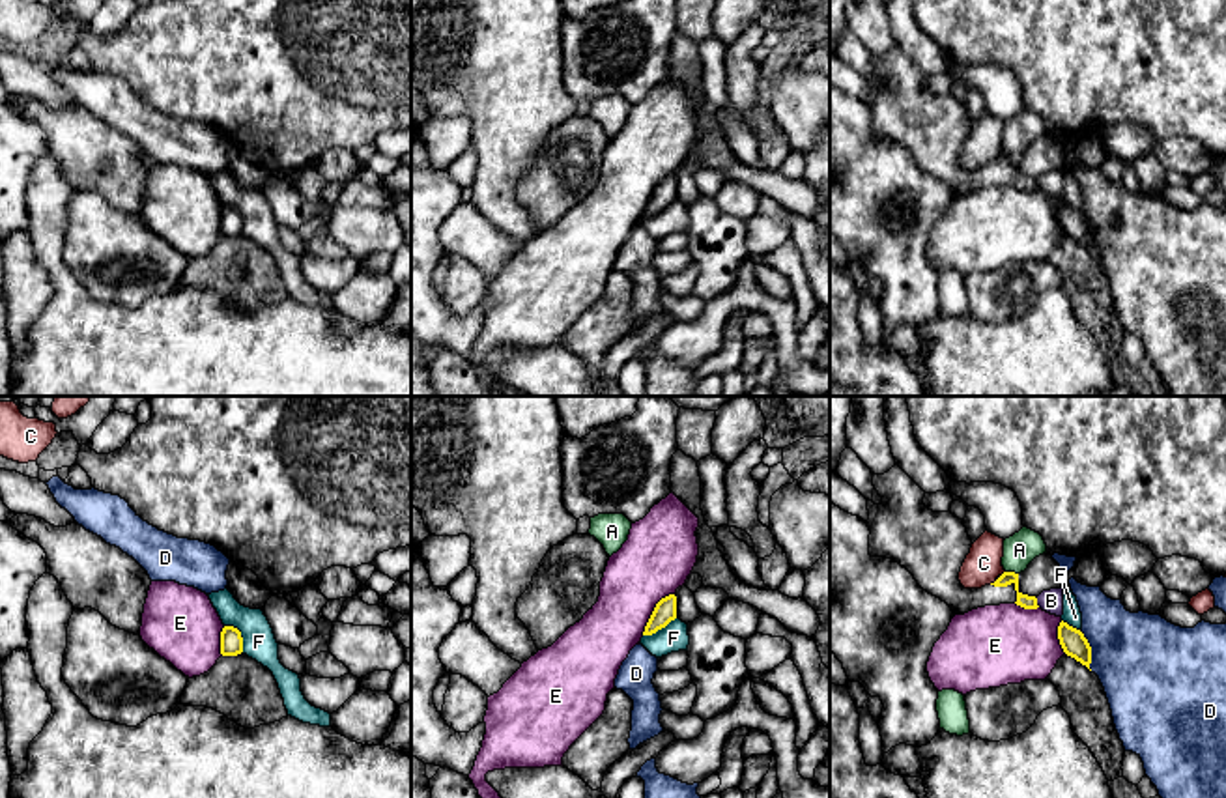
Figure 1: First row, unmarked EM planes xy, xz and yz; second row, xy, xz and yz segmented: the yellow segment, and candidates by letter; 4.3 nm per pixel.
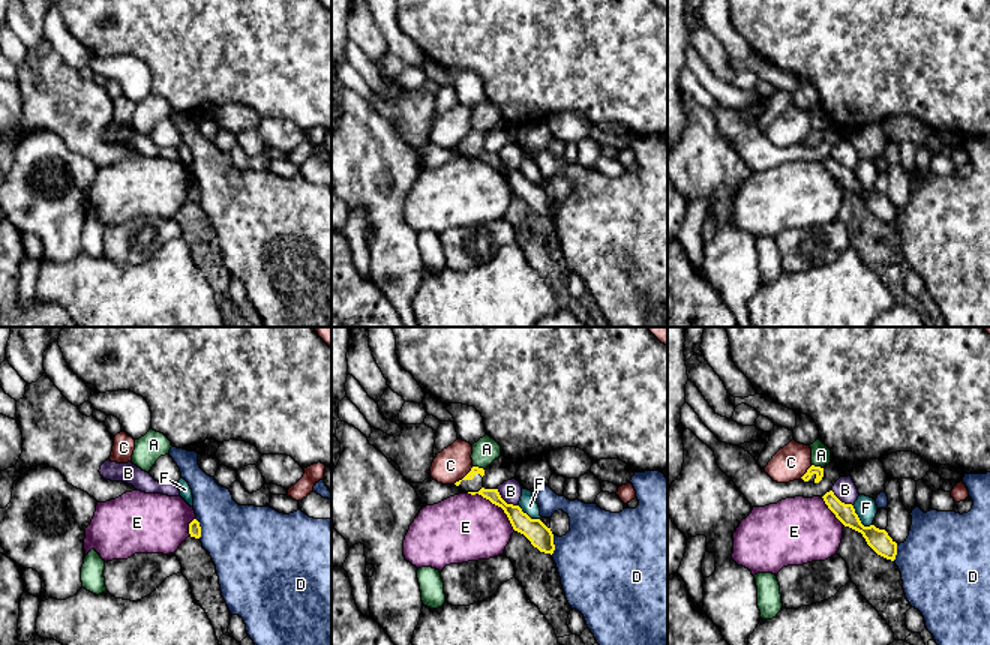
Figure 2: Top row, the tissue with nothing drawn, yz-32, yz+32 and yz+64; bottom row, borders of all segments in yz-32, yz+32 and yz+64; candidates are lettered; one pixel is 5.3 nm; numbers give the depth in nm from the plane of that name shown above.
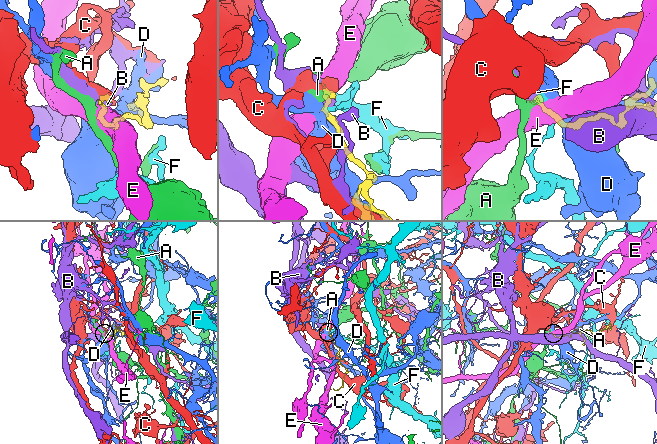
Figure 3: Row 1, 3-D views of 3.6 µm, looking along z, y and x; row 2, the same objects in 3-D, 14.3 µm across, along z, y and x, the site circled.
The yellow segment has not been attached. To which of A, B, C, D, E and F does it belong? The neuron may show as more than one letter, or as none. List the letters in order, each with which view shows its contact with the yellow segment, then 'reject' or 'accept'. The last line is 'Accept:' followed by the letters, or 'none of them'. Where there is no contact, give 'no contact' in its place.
A: yz | reject
B: yz | reject
C: yz | reject
D: yz | reject
E: xz | reject
F: xy | reject
Accept: none of them

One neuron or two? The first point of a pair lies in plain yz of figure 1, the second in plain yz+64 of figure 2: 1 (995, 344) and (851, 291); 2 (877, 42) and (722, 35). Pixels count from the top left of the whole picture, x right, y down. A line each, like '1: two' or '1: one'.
1: one
2: two

